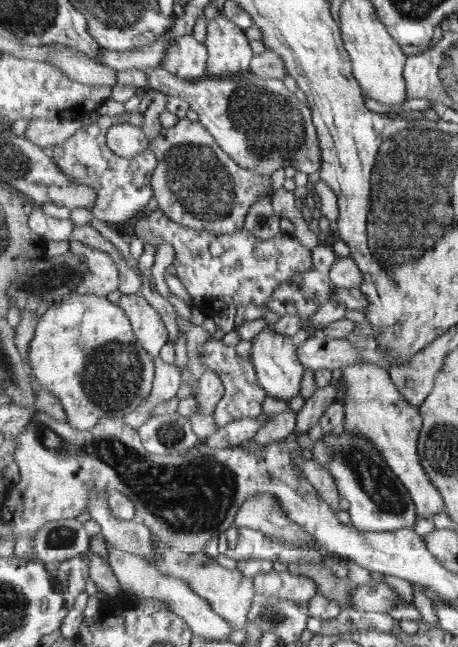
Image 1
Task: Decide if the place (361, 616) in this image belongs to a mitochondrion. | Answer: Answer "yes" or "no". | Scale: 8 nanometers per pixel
no

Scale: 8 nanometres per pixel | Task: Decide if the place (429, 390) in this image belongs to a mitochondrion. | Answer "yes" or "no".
no

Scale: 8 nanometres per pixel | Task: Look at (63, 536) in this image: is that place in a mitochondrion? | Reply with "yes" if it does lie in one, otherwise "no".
yes

